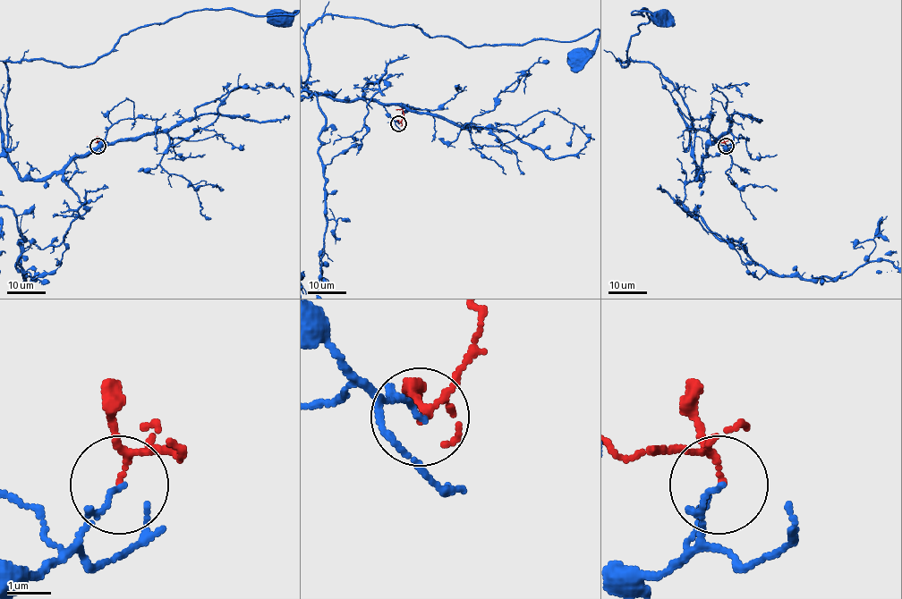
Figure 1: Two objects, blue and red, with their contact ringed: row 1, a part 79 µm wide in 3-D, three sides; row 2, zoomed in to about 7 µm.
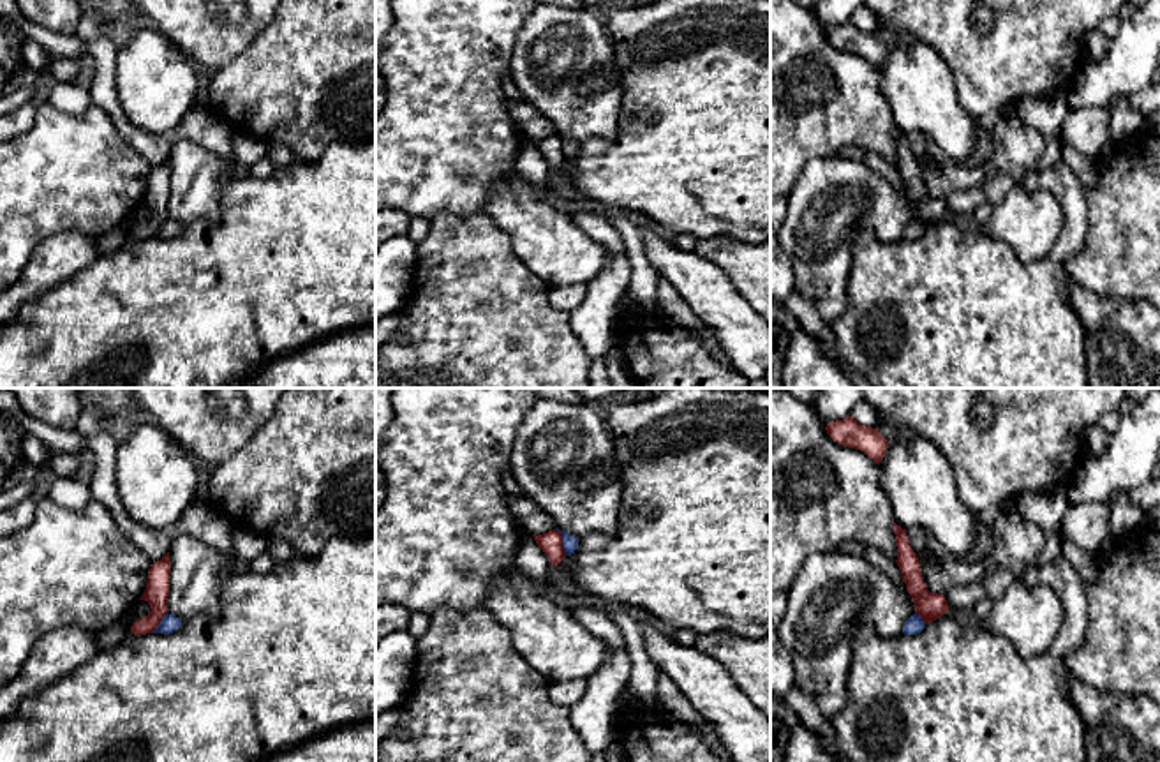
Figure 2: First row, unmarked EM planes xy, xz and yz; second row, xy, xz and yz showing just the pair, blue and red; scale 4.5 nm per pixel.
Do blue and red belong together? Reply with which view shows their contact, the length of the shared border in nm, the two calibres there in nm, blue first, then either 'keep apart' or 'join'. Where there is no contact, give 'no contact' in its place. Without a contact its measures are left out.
meets blue in xz; contact 140 nm long; 80 nm thick on the blue side, 100 nm on the other; keep apart

